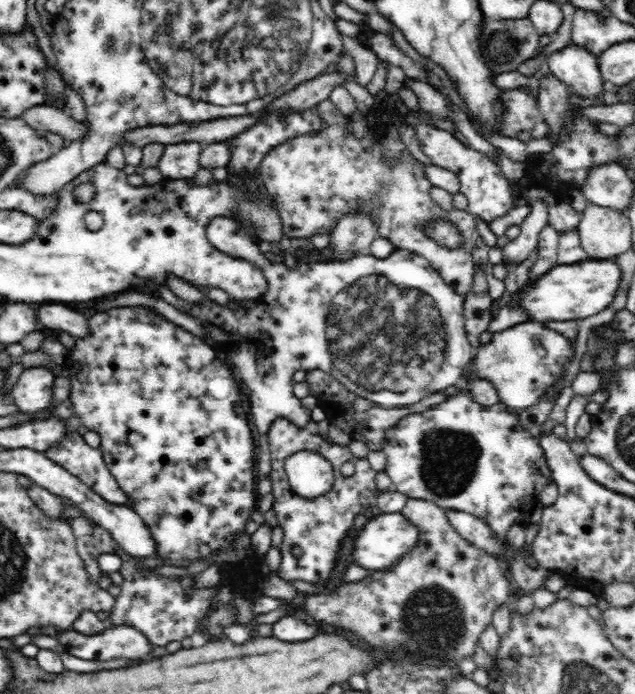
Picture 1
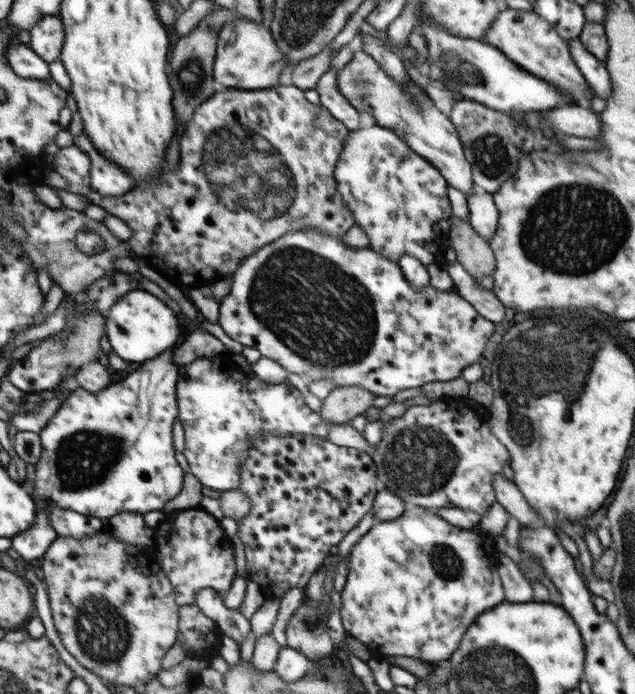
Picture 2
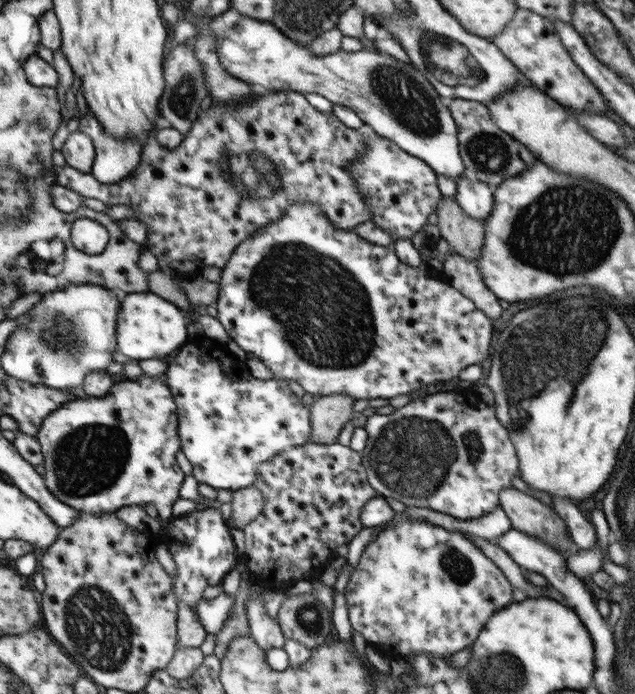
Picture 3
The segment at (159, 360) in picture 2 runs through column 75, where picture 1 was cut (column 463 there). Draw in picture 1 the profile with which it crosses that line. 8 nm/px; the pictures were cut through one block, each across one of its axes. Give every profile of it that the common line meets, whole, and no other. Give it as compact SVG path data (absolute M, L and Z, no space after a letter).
M465 385L442 404L420 414L404 416L384 438L386 456L384 472L392 479L395 490L408 498L432 501L440 508L473 514L483 520L496 539L506 541L511 526L525 522L528 506L538 500L546 484L553 482L538 437L518 423L519 413L509 412L499 402L492 406L478 404Z

